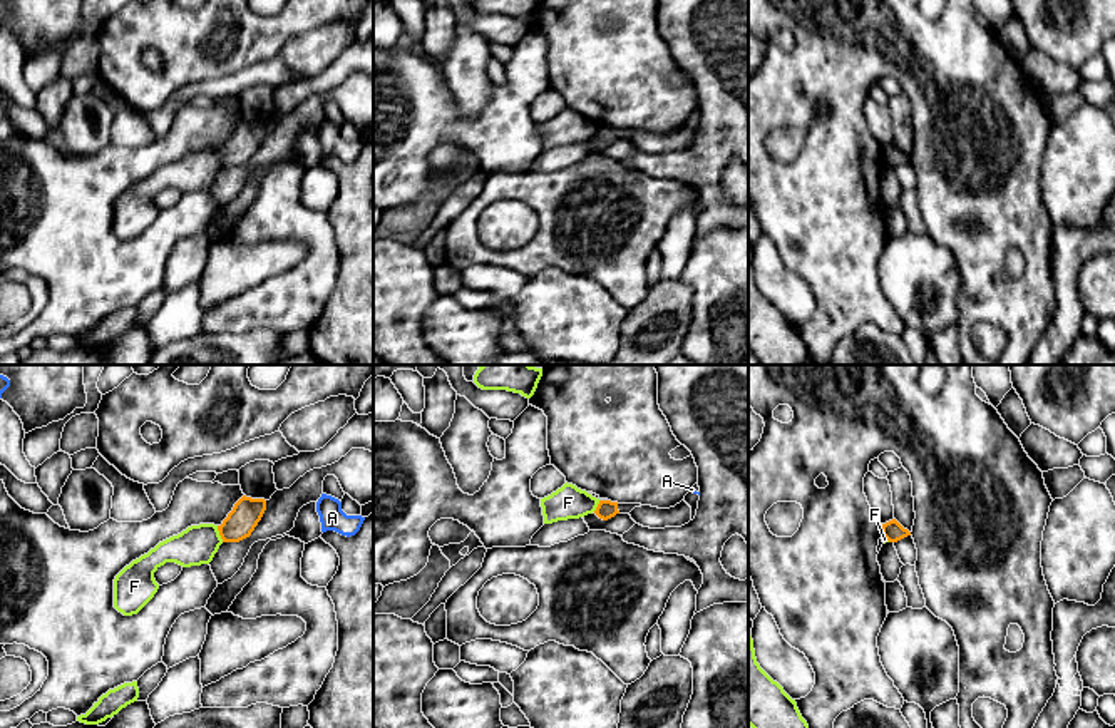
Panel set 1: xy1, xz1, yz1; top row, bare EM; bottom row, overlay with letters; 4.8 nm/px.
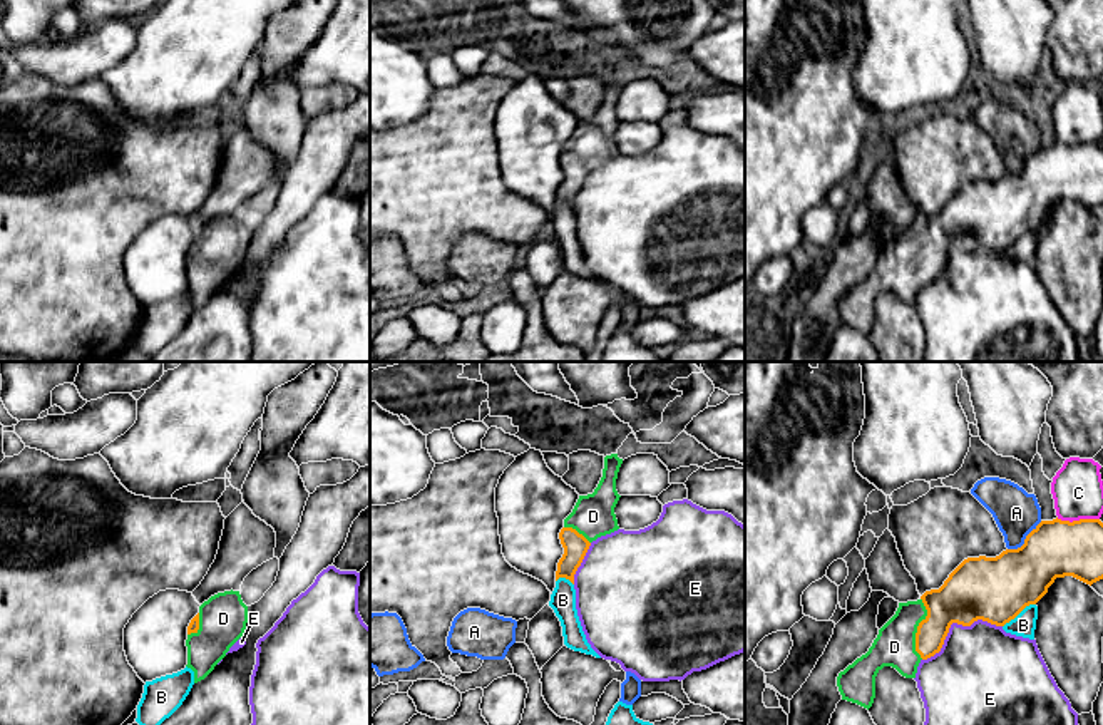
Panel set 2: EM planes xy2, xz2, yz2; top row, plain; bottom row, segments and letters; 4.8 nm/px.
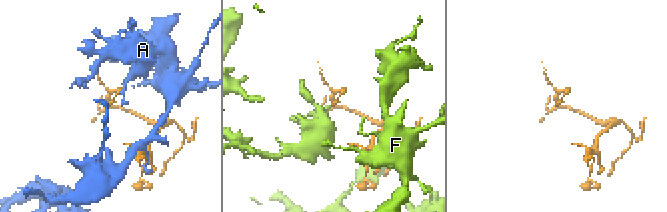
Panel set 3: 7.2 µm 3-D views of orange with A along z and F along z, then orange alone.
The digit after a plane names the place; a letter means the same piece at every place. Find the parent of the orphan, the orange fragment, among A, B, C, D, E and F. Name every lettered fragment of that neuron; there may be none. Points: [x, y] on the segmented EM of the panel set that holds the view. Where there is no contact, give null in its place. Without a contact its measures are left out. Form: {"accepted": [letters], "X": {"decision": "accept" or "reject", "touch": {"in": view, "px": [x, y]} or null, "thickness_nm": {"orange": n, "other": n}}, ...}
{"accepted": ["D"], "A": {"decision": "reject", "touch": {"in": "yz2", "px": [1025, 539]}, "thickness_nm": {"orange": 300, "other": 220}}, "B": {"decision": "reject", "touch": {"in": "yz2", "px": [1018, 613]}, "thickness_nm": {"orange": 320, "other": 110}}, "C": {"decision": "reject", "touch": {"in": "yz2", "px": [1078, 521]}, "thickness_nm": {"orange": 280, "other": 240}}, "D": {"decision": "accept", "touch": {"in": "yz2", "px": [918, 628]}, "thickness_nm": {"orange": 220, "other": 190}}, "E": {"decision": "reject", "touch": {"in": "yz2", "px": [954, 622]}, "thickness_nm": {"orange": 320, "other": 420}}, "F": {"decision": "reject", "touch": {"in": "xy1", "px": [220, 534]}, "thickness_nm": {"orange": 140, "other": 190}}}

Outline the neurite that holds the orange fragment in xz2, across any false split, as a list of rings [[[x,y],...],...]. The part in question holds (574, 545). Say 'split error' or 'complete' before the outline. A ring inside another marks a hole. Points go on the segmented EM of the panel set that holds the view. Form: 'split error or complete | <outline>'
split error | [[[618,454],[606,455],[598,487],[593,494],[579,496],[572,512],[564,519],[559,532],[564,554],[557,563],[556,581],[566,578],[574,584],[574,574],[591,542],[619,529],[614,507],[621,497],[616,491],[621,464]]]

